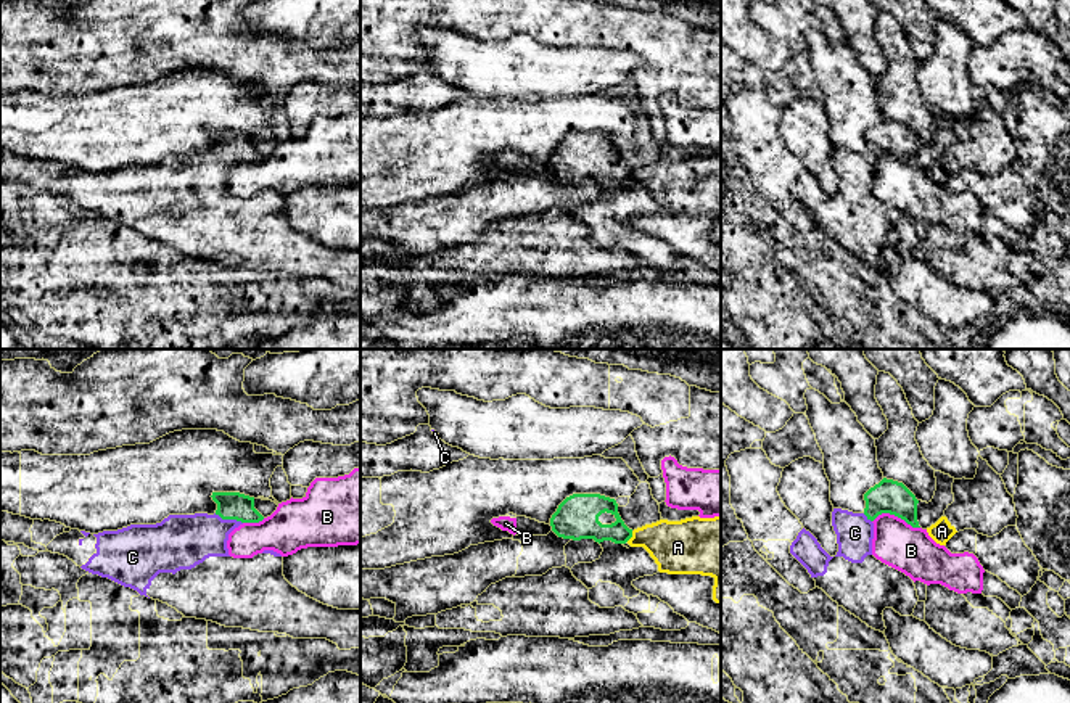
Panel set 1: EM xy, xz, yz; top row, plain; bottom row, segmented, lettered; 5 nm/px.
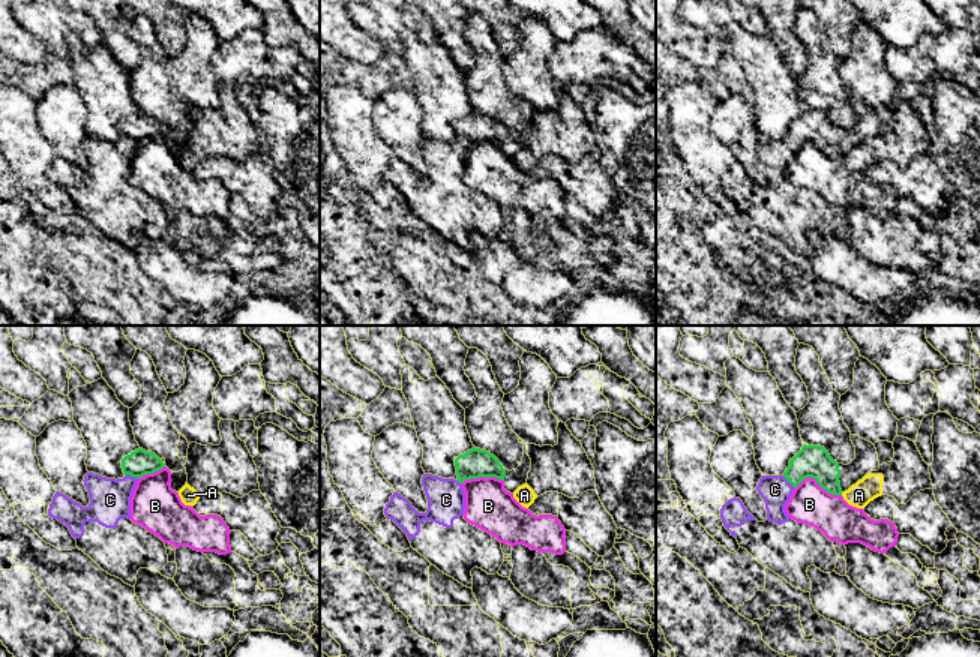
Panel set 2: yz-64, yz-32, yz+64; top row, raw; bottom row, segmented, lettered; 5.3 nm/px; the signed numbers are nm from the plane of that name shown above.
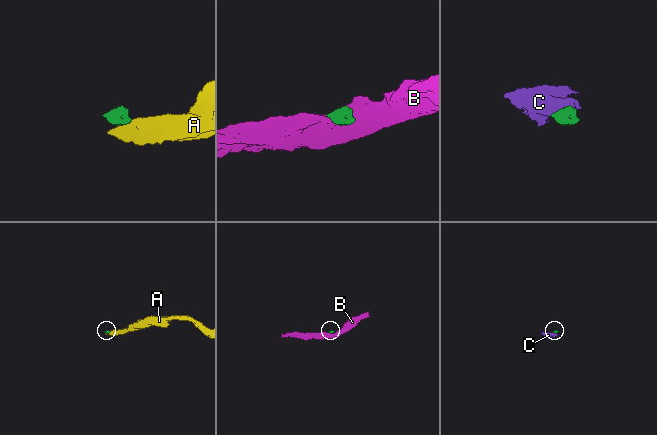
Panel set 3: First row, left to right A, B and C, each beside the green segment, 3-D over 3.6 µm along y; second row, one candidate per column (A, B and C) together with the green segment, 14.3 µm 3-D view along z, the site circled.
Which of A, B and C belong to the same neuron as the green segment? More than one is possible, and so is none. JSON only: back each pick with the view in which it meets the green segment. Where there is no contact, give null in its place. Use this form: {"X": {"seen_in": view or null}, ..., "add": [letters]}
{"C": {"seen_in": "xy"}, "add": ["C"]}

